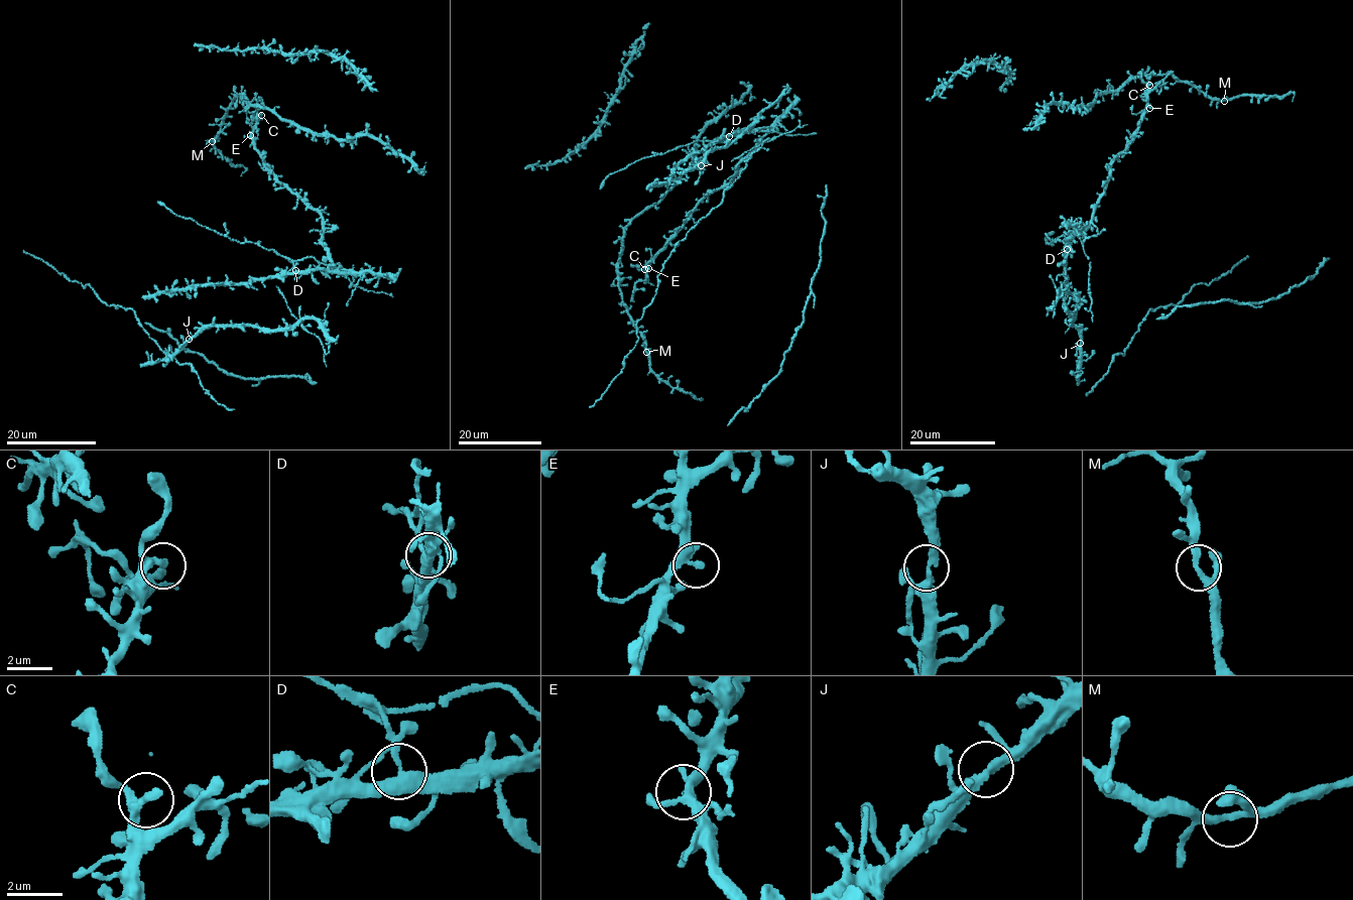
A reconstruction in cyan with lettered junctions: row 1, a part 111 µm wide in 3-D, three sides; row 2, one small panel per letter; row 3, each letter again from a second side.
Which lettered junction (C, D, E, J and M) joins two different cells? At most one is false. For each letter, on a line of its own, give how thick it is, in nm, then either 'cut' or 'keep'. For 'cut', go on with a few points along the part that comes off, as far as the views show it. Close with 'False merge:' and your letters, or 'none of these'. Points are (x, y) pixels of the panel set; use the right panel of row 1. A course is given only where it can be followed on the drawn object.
C: calibre 260 nm; keep
D: calibre 360 nm; keep
E: calibre 190 nm; keep
J: calibre 240 nm; keep
M: calibre 220 nm; keep
False merge: none of these

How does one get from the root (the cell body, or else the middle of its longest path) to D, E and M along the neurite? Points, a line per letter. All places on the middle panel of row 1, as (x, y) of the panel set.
D: (755, 147), (767, 130), (745, 127), (729, 136)
E: (755, 147), (741, 160), (728, 183), (699, 203), (681, 229), (649, 262), (648, 268)
M: (755, 147), (728, 183), (699, 203), (644, 267), (645, 278), (620, 279), (621, 298), (646, 352)

